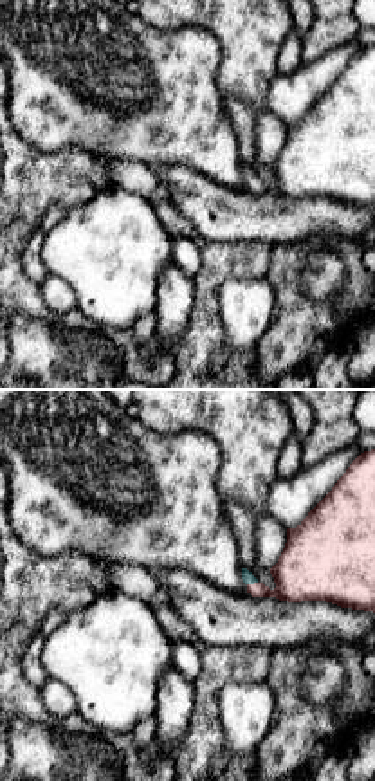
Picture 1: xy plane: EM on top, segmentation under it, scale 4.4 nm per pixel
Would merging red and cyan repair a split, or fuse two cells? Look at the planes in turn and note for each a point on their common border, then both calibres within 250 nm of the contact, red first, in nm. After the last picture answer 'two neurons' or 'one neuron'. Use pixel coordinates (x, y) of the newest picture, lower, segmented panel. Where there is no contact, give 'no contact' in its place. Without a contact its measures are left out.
(251, 585) | 260/50 nm

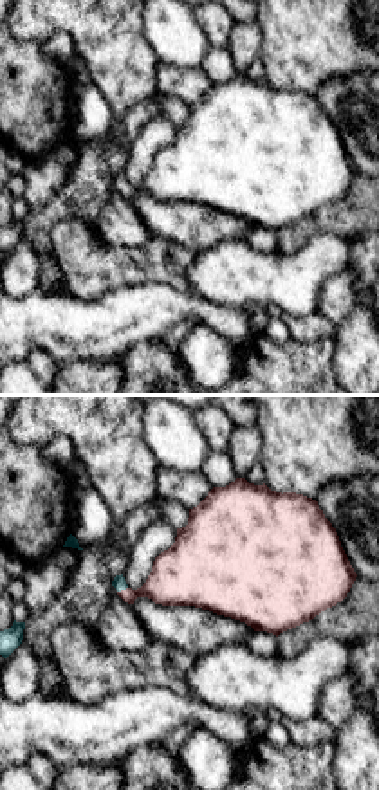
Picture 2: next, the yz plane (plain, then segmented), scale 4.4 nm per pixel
(121, 590) | 240/60 nm

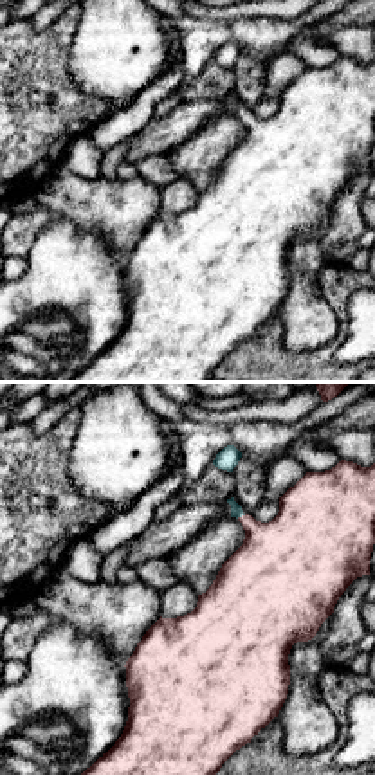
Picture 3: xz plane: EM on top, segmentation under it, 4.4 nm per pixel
(242, 516) | 340/50 nm

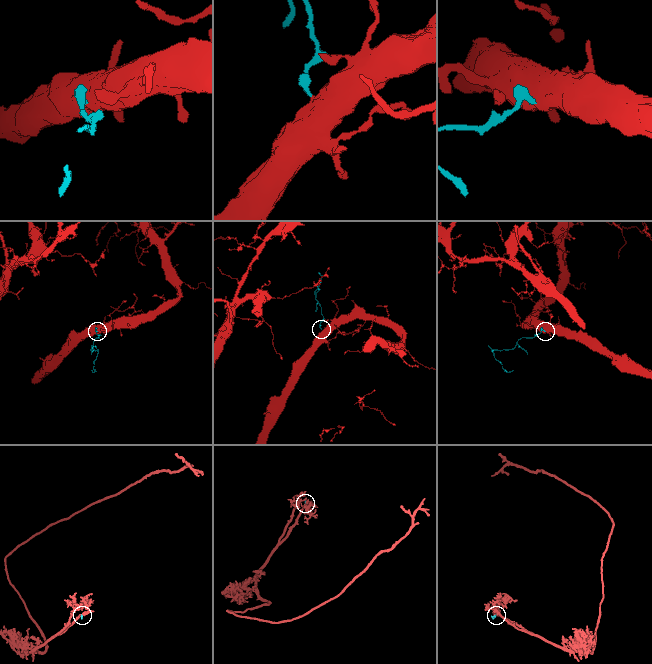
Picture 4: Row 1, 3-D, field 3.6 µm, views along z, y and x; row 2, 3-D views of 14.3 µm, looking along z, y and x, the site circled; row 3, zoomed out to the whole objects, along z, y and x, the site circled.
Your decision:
one neuron

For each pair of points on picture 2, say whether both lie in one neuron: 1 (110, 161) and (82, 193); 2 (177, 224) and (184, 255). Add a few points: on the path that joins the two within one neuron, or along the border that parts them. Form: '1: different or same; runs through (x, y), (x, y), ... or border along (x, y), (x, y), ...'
1: same; runs through (103, 168), (89, 186)
2: different; border along (177, 244), (183, 244), (195, 255)

